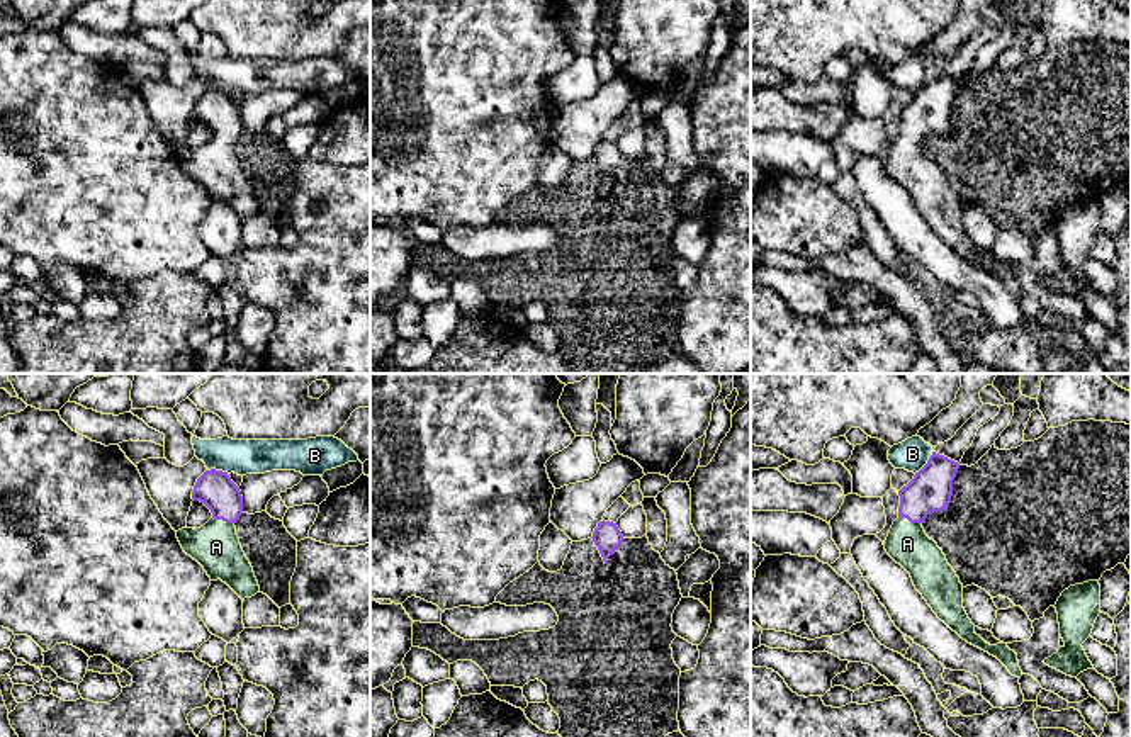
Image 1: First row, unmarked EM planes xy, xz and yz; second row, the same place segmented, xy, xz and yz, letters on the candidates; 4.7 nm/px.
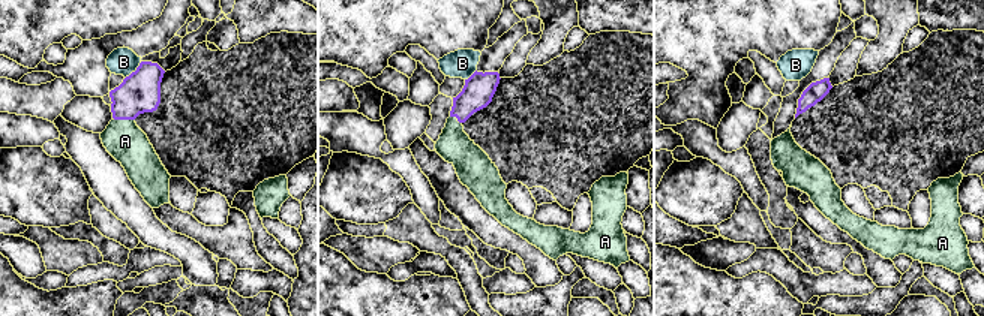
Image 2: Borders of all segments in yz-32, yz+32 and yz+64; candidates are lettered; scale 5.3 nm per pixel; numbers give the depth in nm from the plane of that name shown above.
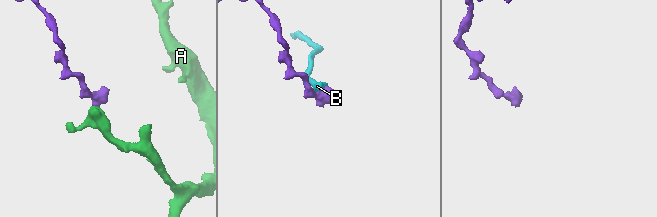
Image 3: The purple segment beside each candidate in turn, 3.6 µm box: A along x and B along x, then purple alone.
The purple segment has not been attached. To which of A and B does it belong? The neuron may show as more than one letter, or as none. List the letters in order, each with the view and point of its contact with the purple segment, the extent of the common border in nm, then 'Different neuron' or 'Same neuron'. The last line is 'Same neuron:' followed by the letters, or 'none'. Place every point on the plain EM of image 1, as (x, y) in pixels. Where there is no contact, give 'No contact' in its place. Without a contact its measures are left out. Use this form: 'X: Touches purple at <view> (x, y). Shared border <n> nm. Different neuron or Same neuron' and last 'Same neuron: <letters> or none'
A: Touches purple at yz (911, 141). Shared border 120 nm. Same neuron
B: Touches purple at yz (926, 84). Shared border 140 nm. Different neuron
Same neuron: A

